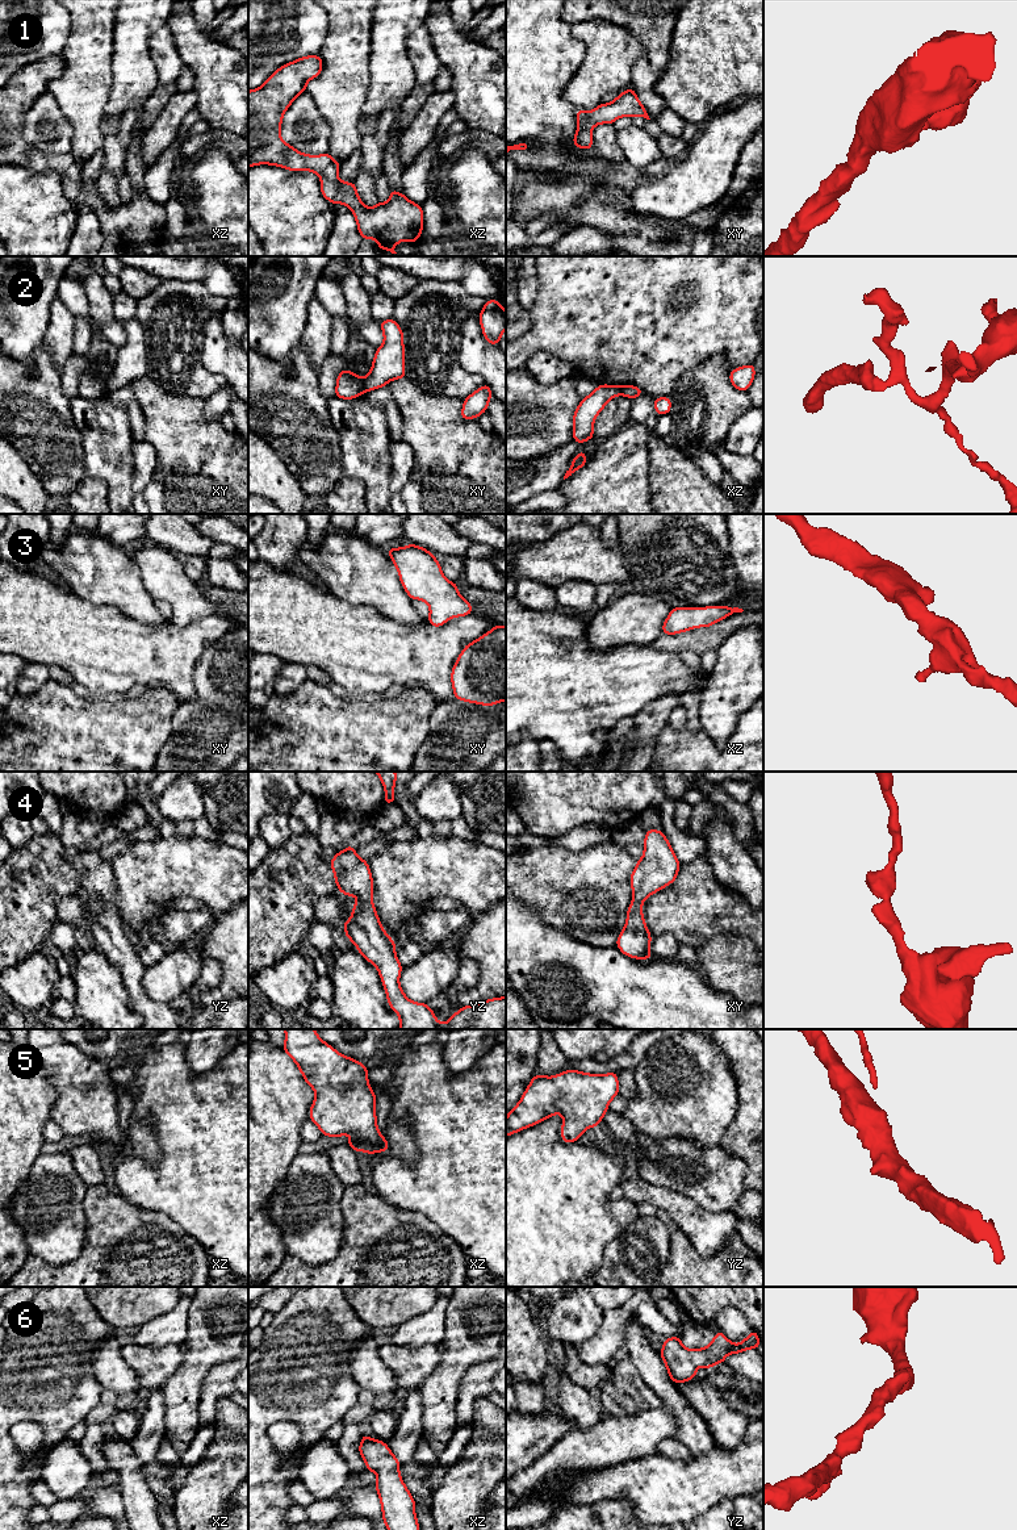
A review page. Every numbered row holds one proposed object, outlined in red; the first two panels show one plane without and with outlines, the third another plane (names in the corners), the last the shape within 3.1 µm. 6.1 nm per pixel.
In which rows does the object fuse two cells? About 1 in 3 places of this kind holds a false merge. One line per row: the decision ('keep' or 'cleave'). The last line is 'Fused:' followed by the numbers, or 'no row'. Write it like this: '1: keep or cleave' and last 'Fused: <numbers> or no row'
1: keep
2: cleave
3: keep
4: keep
5: keep
6: keep
Fused: 2

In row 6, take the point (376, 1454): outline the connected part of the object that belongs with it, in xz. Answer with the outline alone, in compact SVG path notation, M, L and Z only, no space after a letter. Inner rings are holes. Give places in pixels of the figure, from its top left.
M364 1433L359 1452L367 1464L367 1471L377 1473L374 1488L388 1530L419 1530L415 1501L401 1479L398 1472L401 1464L388 1445L380 1439L371 1439Z

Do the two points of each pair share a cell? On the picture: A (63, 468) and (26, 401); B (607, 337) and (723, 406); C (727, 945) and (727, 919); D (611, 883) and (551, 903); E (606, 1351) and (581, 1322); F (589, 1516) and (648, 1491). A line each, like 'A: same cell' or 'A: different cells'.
A: same cell
B: different cells
C: different cells
D: same cell
E: different cells
F: different cells

